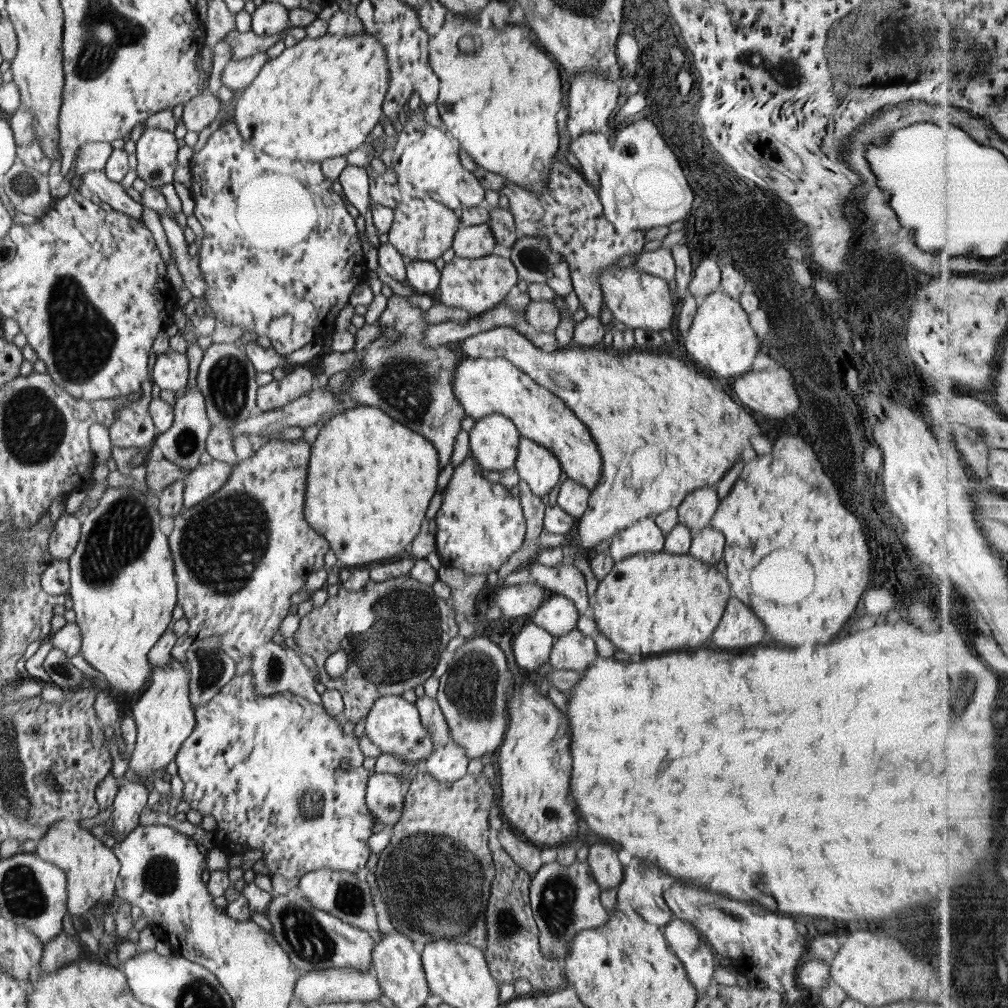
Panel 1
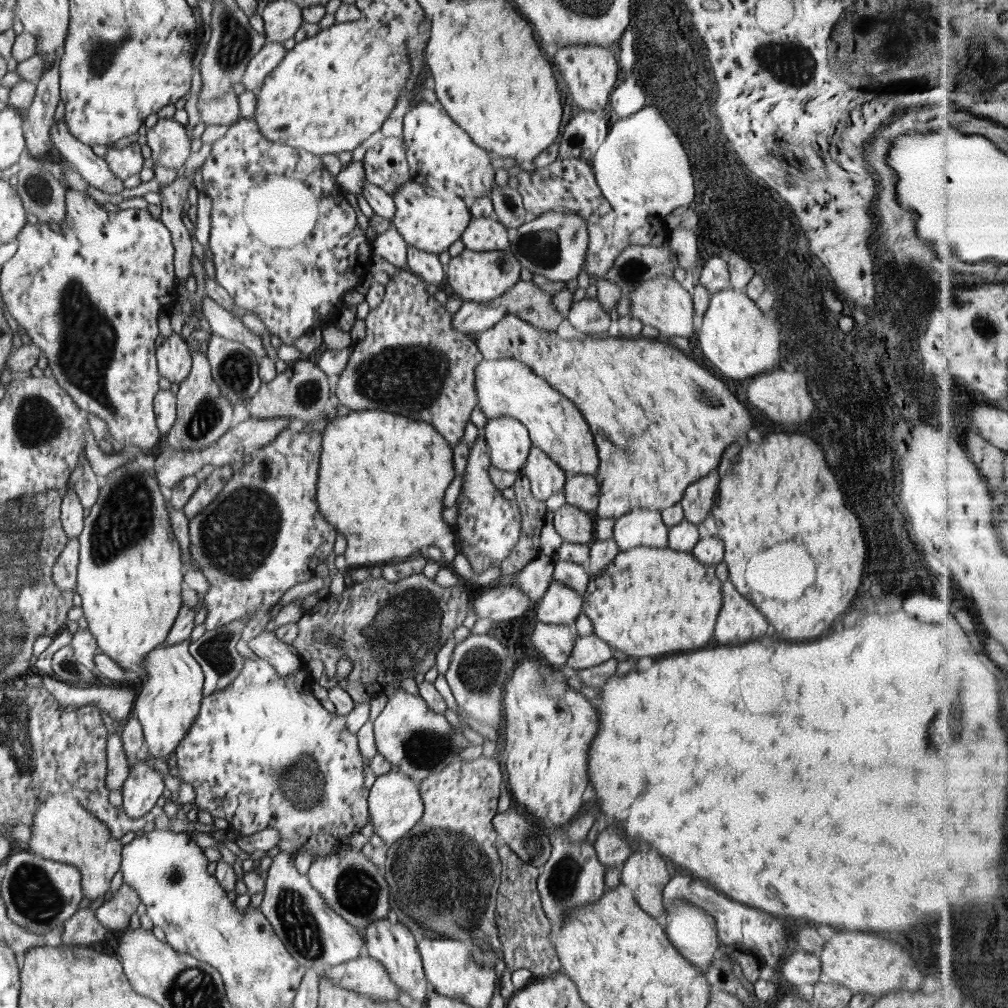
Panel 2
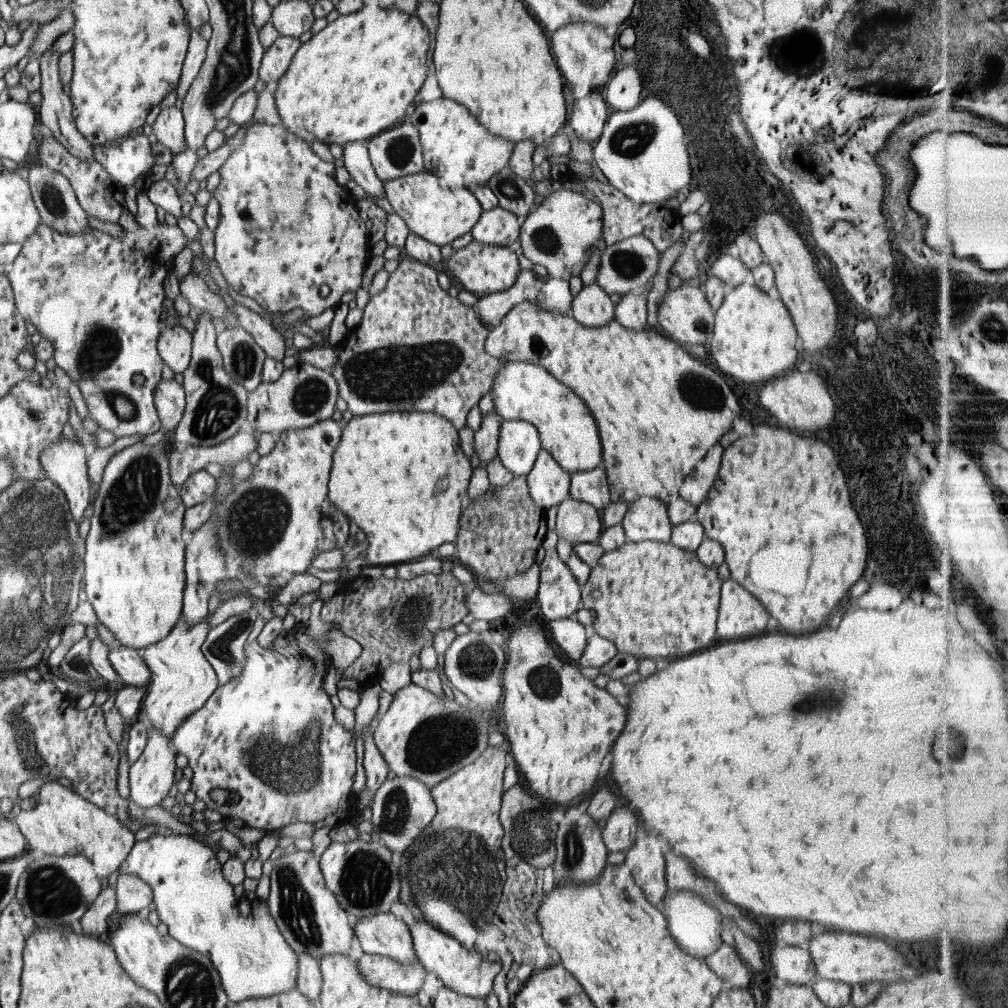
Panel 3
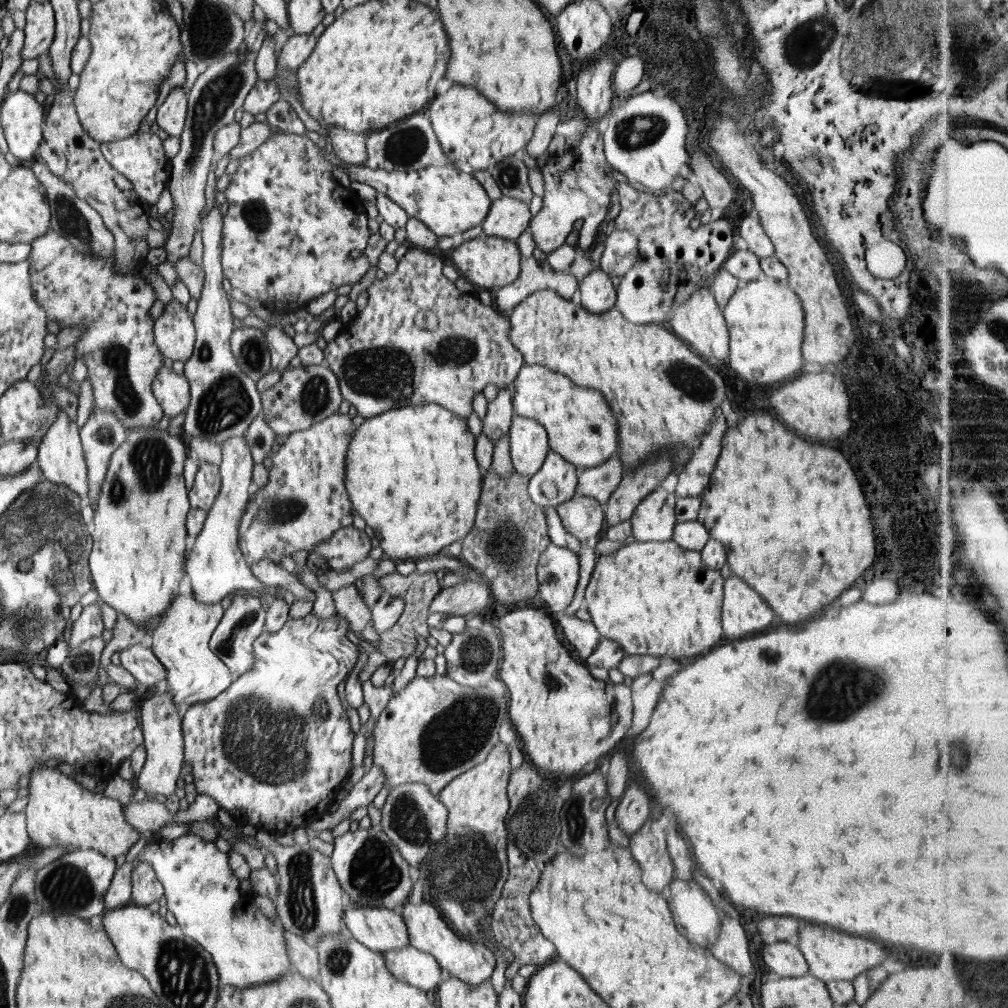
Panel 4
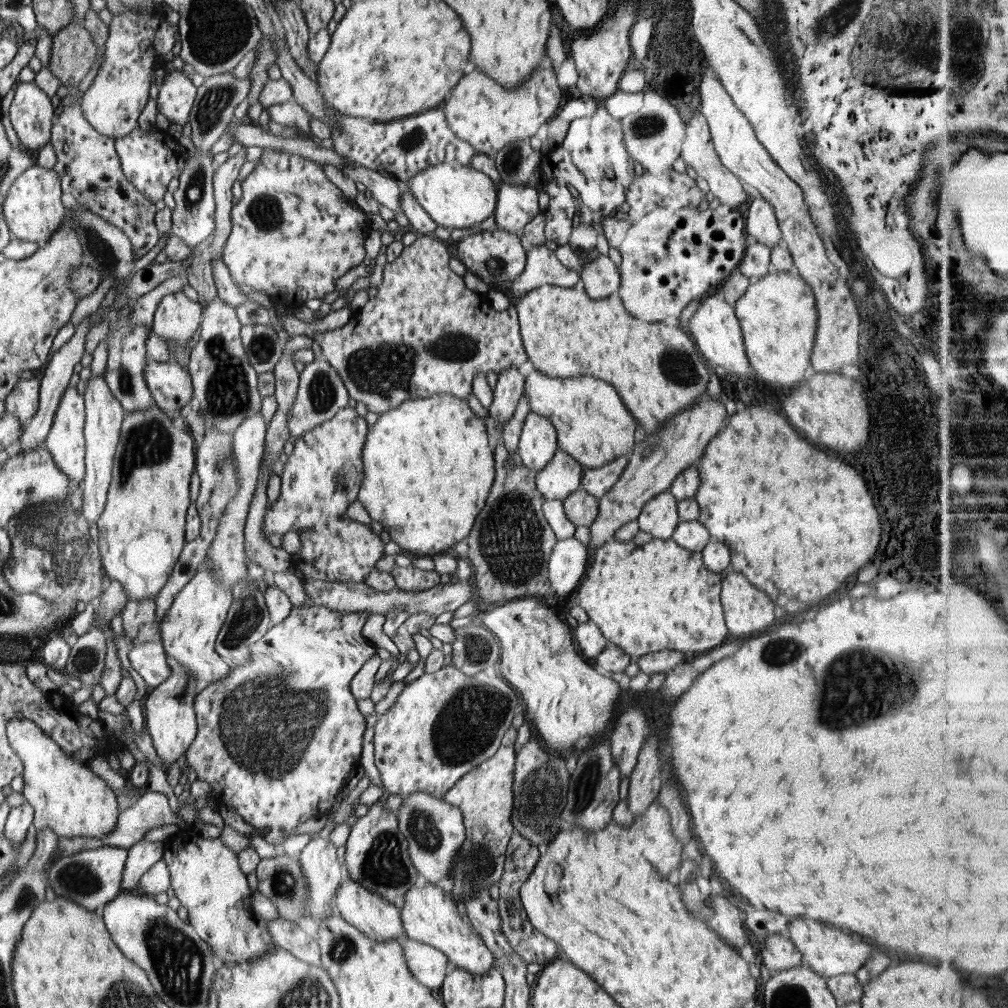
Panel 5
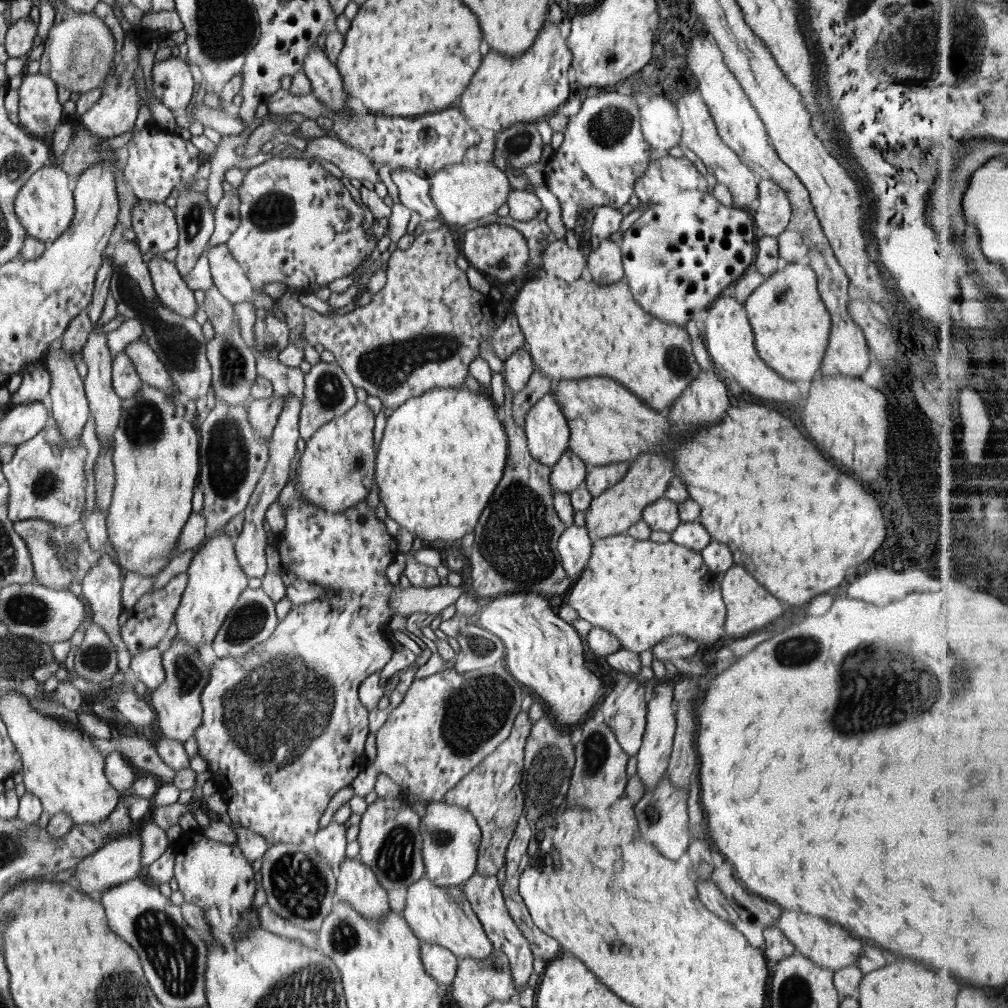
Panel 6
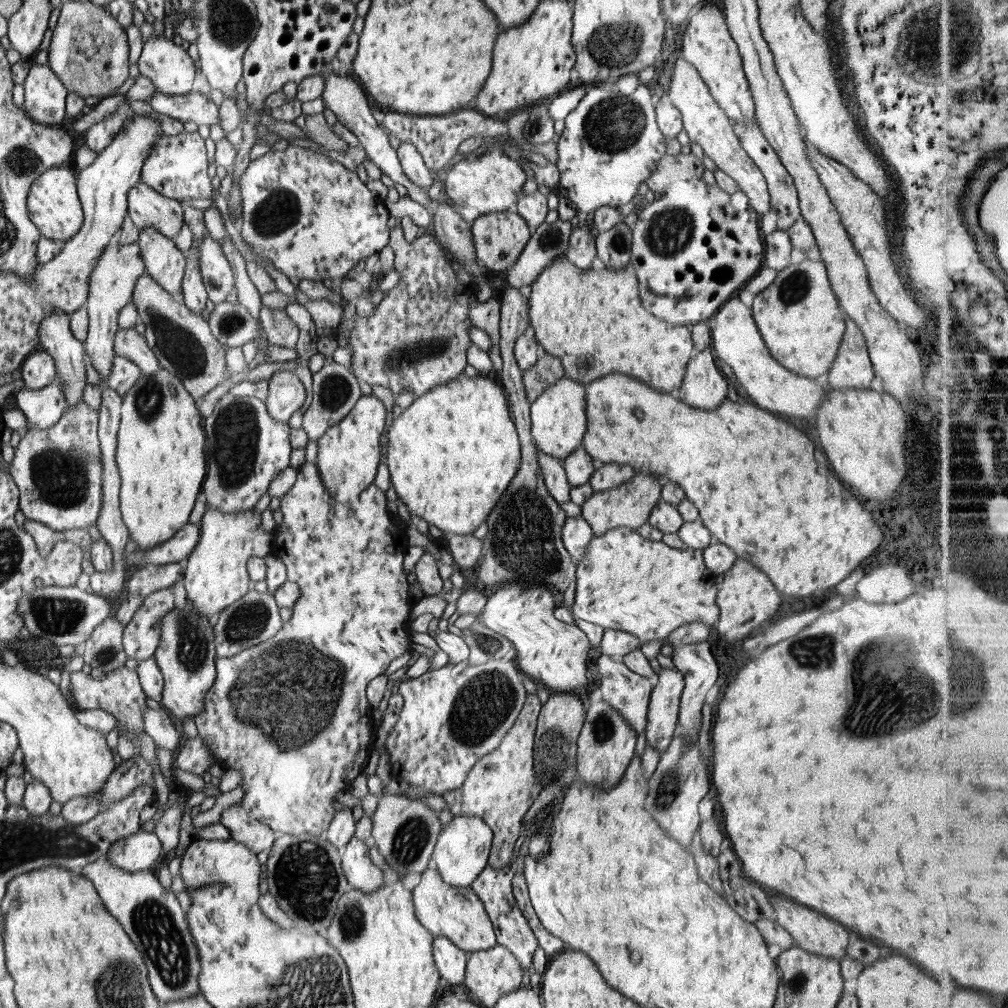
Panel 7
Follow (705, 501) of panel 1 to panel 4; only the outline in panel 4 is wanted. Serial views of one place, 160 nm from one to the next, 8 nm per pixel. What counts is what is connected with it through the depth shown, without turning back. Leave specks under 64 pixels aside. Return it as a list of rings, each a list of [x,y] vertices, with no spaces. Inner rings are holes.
[[[716,408],[710,432],[706,434],[706,438],[702,438],[699,446],[694,449],[694,454],[678,474],[677,497],[696,497],[705,492],[710,472],[714,470],[714,464],[720,454],[720,438],[724,430],[726,420],[722,408]]]

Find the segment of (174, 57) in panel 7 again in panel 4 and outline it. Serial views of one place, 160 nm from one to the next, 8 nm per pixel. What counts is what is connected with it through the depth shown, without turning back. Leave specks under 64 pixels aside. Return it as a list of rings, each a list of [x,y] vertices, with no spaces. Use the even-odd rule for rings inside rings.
[[[184,88],[172,89],[165,101],[157,109],[156,122],[169,137],[179,137],[184,130],[187,117],[188,94]]]

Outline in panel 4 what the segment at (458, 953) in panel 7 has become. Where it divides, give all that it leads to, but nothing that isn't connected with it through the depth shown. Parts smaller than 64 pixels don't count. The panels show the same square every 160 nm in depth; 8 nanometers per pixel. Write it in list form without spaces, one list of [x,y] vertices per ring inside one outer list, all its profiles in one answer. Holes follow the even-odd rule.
[[[408,943],[402,948],[386,951],[383,957],[388,972],[399,981],[422,992],[438,989],[442,970],[435,956]]]

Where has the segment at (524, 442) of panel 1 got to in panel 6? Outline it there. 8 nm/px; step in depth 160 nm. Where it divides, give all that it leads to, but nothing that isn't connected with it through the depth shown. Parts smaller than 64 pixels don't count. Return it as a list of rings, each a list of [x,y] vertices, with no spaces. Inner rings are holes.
[[[568,449],[551,467],[548,482],[553,490],[560,490],[566,494],[585,483],[589,466],[572,450]]]

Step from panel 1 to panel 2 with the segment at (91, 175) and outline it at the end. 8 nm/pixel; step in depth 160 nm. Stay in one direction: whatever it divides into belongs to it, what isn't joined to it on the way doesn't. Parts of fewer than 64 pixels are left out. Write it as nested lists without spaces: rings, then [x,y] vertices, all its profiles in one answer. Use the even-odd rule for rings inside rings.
[[[64,119],[53,122],[53,125],[50,129],[50,141],[52,141],[52,146],[56,147],[57,152],[61,156],[66,158],[70,164],[95,188],[106,192],[106,194],[118,194],[121,190],[124,189],[123,180],[118,178],[108,166],[108,163],[96,156],[95,152],[92,151],[90,146],[82,144],[74,138],[74,135],[70,132],[68,125]]]

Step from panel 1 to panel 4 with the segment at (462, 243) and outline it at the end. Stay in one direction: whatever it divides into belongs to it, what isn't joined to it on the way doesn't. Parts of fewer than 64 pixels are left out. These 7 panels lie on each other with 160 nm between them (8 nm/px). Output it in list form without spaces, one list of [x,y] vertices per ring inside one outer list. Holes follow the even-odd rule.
[[[502,195],[491,201],[490,210],[482,223],[483,233],[516,240],[529,227],[532,217],[529,203]]]

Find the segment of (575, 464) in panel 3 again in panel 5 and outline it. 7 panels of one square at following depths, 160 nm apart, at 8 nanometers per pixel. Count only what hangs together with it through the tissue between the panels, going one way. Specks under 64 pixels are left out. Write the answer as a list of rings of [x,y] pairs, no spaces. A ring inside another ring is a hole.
[[[535,369],[525,378],[524,395],[528,395],[532,413],[541,414],[553,422],[557,430],[557,448],[574,457],[583,468],[598,468],[633,452],[639,424],[610,383],[591,376],[552,378]]]

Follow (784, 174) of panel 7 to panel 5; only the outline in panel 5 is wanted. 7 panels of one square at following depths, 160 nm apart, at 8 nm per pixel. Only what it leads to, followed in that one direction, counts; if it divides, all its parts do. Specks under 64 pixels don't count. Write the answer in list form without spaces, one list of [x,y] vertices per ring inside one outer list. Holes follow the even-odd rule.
[[[756,196],[748,208],[745,219],[747,236],[754,236],[757,243],[767,244],[770,248],[782,243],[782,233],[774,207],[762,196]]]

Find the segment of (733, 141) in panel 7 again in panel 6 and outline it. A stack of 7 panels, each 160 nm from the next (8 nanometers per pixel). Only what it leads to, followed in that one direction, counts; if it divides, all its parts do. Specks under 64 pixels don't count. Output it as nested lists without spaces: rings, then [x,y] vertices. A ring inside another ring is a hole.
[[[697,87],[689,90],[678,100],[675,105],[677,107],[677,116],[681,123],[681,146],[688,148],[690,151],[704,162],[707,172],[715,182],[721,182],[728,187],[734,200],[733,204],[748,208],[756,196],[759,195],[758,183],[760,180],[742,159],[738,158],[738,154],[734,154],[734,150],[730,150],[721,136],[718,134],[716,123],[710,114],[709,108],[701,97],[701,92]]]

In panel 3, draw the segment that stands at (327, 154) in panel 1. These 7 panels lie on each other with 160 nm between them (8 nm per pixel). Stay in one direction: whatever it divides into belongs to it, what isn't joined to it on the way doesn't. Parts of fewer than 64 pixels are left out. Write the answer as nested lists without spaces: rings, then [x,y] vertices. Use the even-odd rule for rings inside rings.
[[[362,8],[341,15],[298,49],[286,74],[274,84],[276,106],[285,129],[298,134],[300,128],[304,128],[312,132],[314,141],[344,148],[348,142],[366,141],[390,129],[407,113],[430,72],[432,36],[416,13],[374,9],[376,12],[364,12]]]

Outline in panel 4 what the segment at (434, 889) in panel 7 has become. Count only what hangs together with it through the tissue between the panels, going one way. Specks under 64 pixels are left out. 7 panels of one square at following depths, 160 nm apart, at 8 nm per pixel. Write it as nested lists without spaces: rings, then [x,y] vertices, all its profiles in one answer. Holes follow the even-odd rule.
[[[414,893],[403,906],[403,921],[407,926],[409,943],[418,948],[418,950],[423,950],[424,952],[435,956],[438,966],[440,966],[442,971],[447,970],[448,973],[450,973],[450,977],[454,976],[454,978],[462,979],[464,982],[470,983],[474,986],[482,984],[482,982],[490,979],[497,963],[494,952],[488,949],[488,947],[482,944],[482,942],[470,942],[469,940],[460,938],[448,926],[448,923],[438,912],[438,909],[427,898],[426,902],[422,902],[422,898],[420,898],[420,902],[416,902],[414,896],[420,896],[420,894]]]

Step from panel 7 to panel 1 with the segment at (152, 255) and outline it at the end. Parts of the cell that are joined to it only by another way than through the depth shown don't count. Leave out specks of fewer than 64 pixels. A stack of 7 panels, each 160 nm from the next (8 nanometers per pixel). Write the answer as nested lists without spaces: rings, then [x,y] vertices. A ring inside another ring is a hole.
[[[168,347],[168,349],[157,356],[152,368],[152,381],[161,390],[172,390],[180,392],[187,387],[189,379],[189,362],[186,353],[180,353]]]

